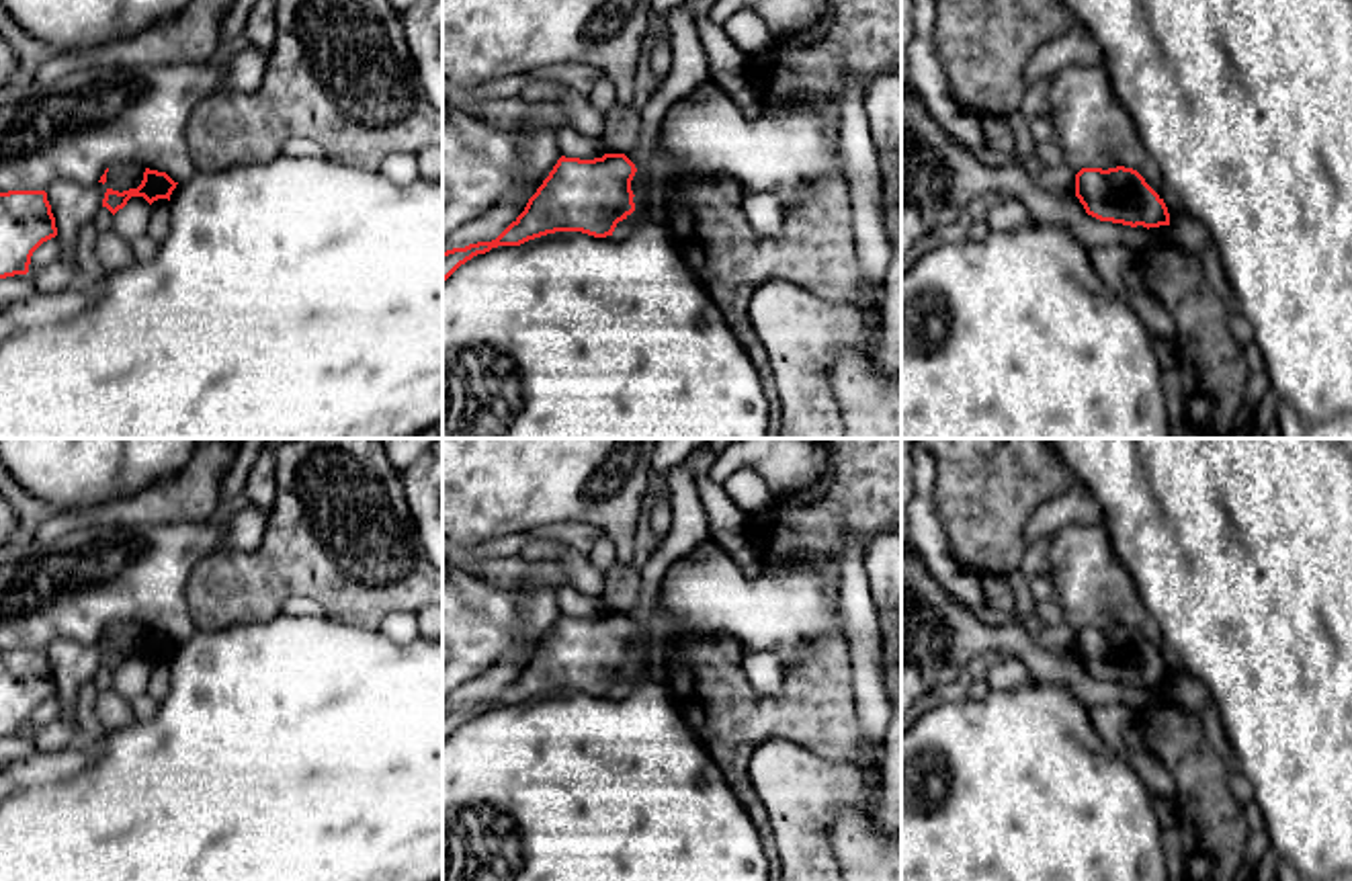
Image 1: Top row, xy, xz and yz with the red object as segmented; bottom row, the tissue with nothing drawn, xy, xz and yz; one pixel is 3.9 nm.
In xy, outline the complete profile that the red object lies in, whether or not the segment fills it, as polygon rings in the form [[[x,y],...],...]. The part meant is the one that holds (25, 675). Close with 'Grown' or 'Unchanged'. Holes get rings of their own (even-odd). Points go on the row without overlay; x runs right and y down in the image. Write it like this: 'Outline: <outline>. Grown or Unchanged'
Outline: [[[45,649],[0,652],[0,738],[27,733],[33,711],[55,695]]]. Unchanged

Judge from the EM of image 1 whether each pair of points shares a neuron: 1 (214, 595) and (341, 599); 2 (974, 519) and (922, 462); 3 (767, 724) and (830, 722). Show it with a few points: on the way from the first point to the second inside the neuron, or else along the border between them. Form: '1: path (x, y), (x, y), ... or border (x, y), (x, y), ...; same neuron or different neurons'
1: path (244, 586), (259, 582), (310, 582); same neuron
2: border (933, 459), (935, 515), (943, 525); different neurons
3: path (783, 722), (814, 722); same neuron

